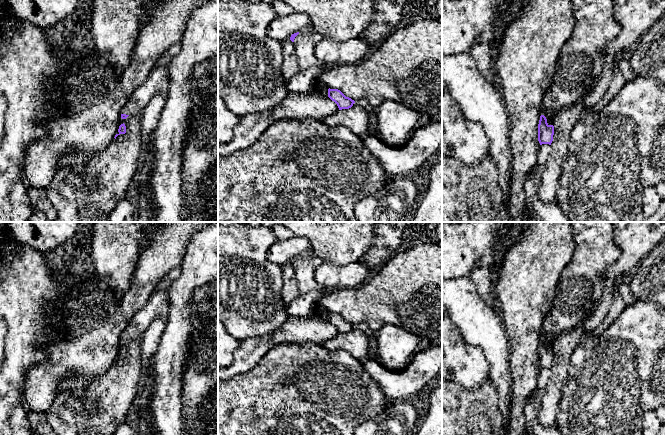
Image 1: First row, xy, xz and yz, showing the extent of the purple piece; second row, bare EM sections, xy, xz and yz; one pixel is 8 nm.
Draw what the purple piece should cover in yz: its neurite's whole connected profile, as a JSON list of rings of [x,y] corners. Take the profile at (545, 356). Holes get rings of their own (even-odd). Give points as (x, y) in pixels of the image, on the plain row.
[[[544,339],[540,340],[538,348],[538,365],[540,369],[549,368],[551,369],[554,359],[554,350],[547,347],[547,343]]]

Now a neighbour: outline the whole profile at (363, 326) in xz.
[[[360,322],[360,323],[356,324],[355,327],[360,329],[361,331],[363,331],[365,333],[365,335],[368,336],[368,337],[376,335],[376,332],[373,331],[369,327],[369,325],[365,322]]]

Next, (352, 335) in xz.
[[[354,327],[349,333],[342,333],[333,339],[324,342],[323,346],[330,351],[347,351],[356,359],[365,361],[369,347],[368,336]]]

